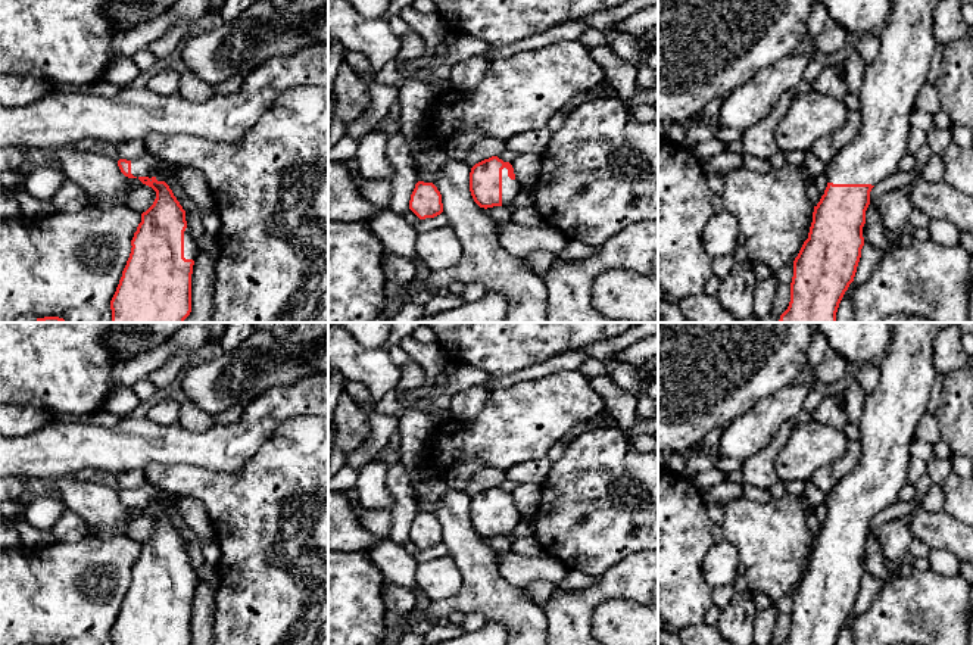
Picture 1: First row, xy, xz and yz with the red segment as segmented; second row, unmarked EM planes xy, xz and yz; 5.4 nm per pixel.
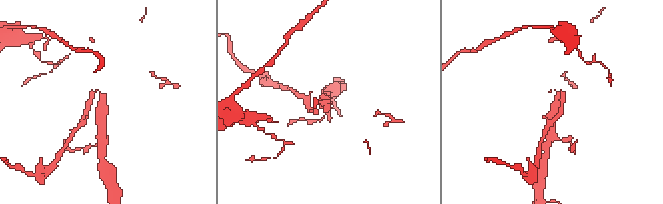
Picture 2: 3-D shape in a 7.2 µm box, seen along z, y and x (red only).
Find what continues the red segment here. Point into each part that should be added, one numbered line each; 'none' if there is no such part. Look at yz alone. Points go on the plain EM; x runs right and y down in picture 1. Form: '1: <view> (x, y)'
1: yz (891, 414)

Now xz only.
1: xz (510, 517)

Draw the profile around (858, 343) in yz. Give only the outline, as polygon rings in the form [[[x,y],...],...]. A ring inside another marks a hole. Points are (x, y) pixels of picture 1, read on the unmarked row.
[[[817,322],[832,350],[858,368],[880,359],[892,343],[894,322]]]

